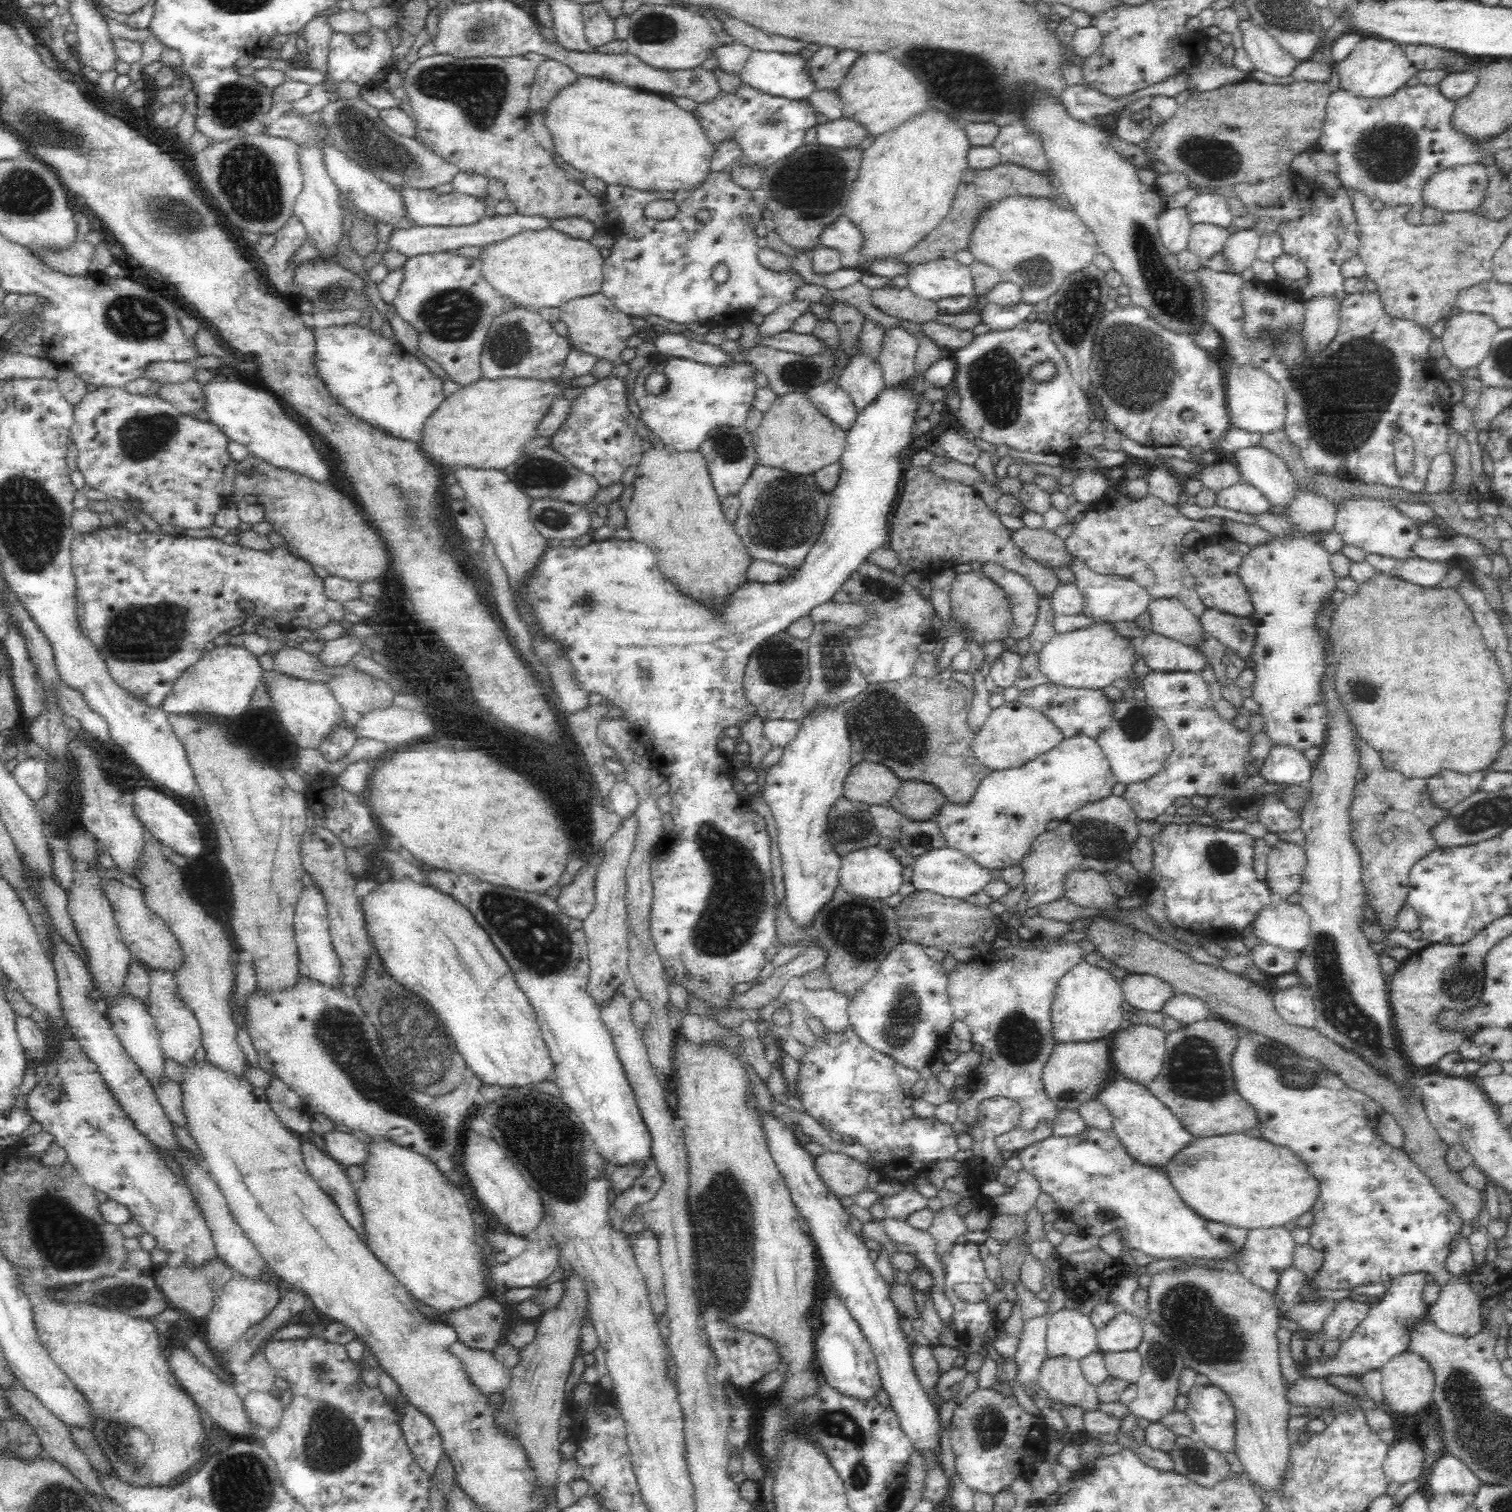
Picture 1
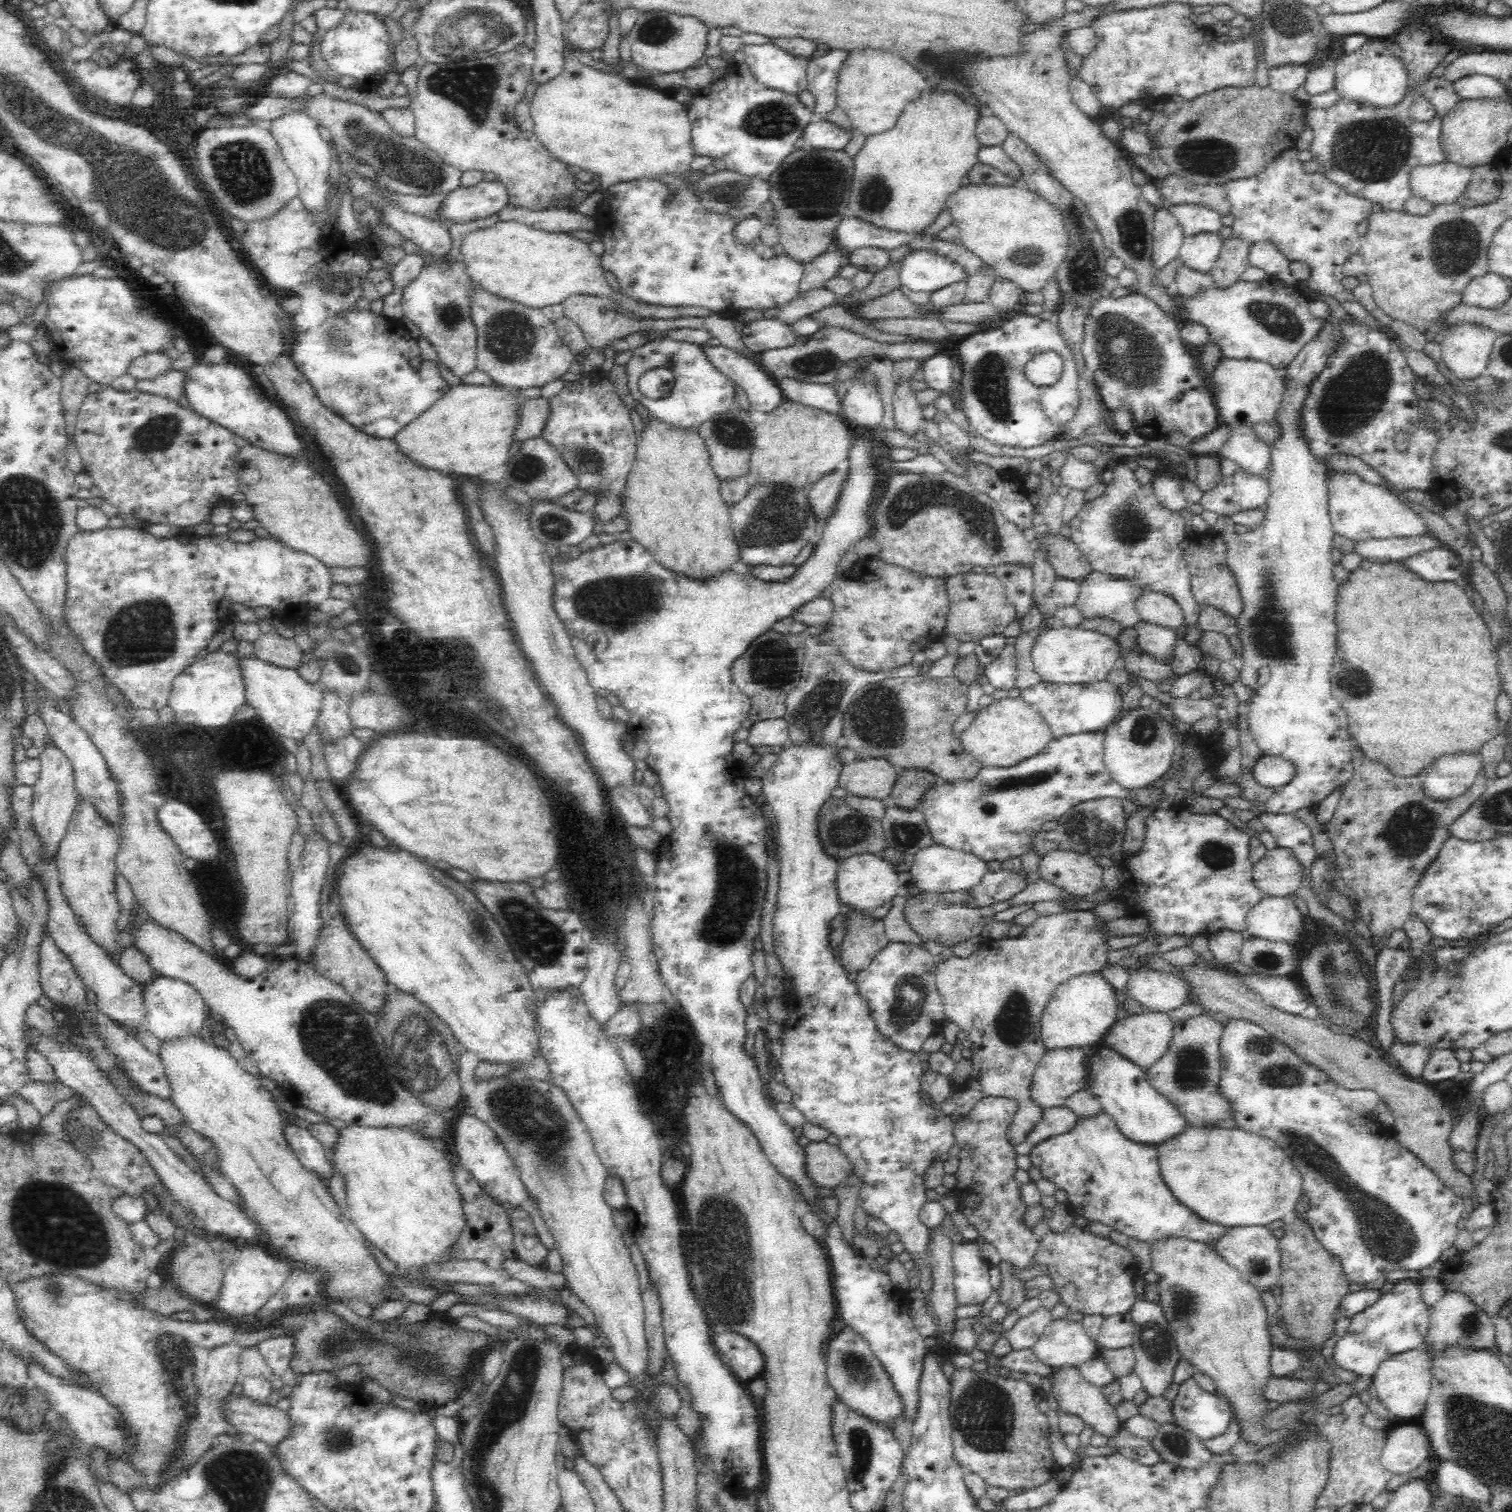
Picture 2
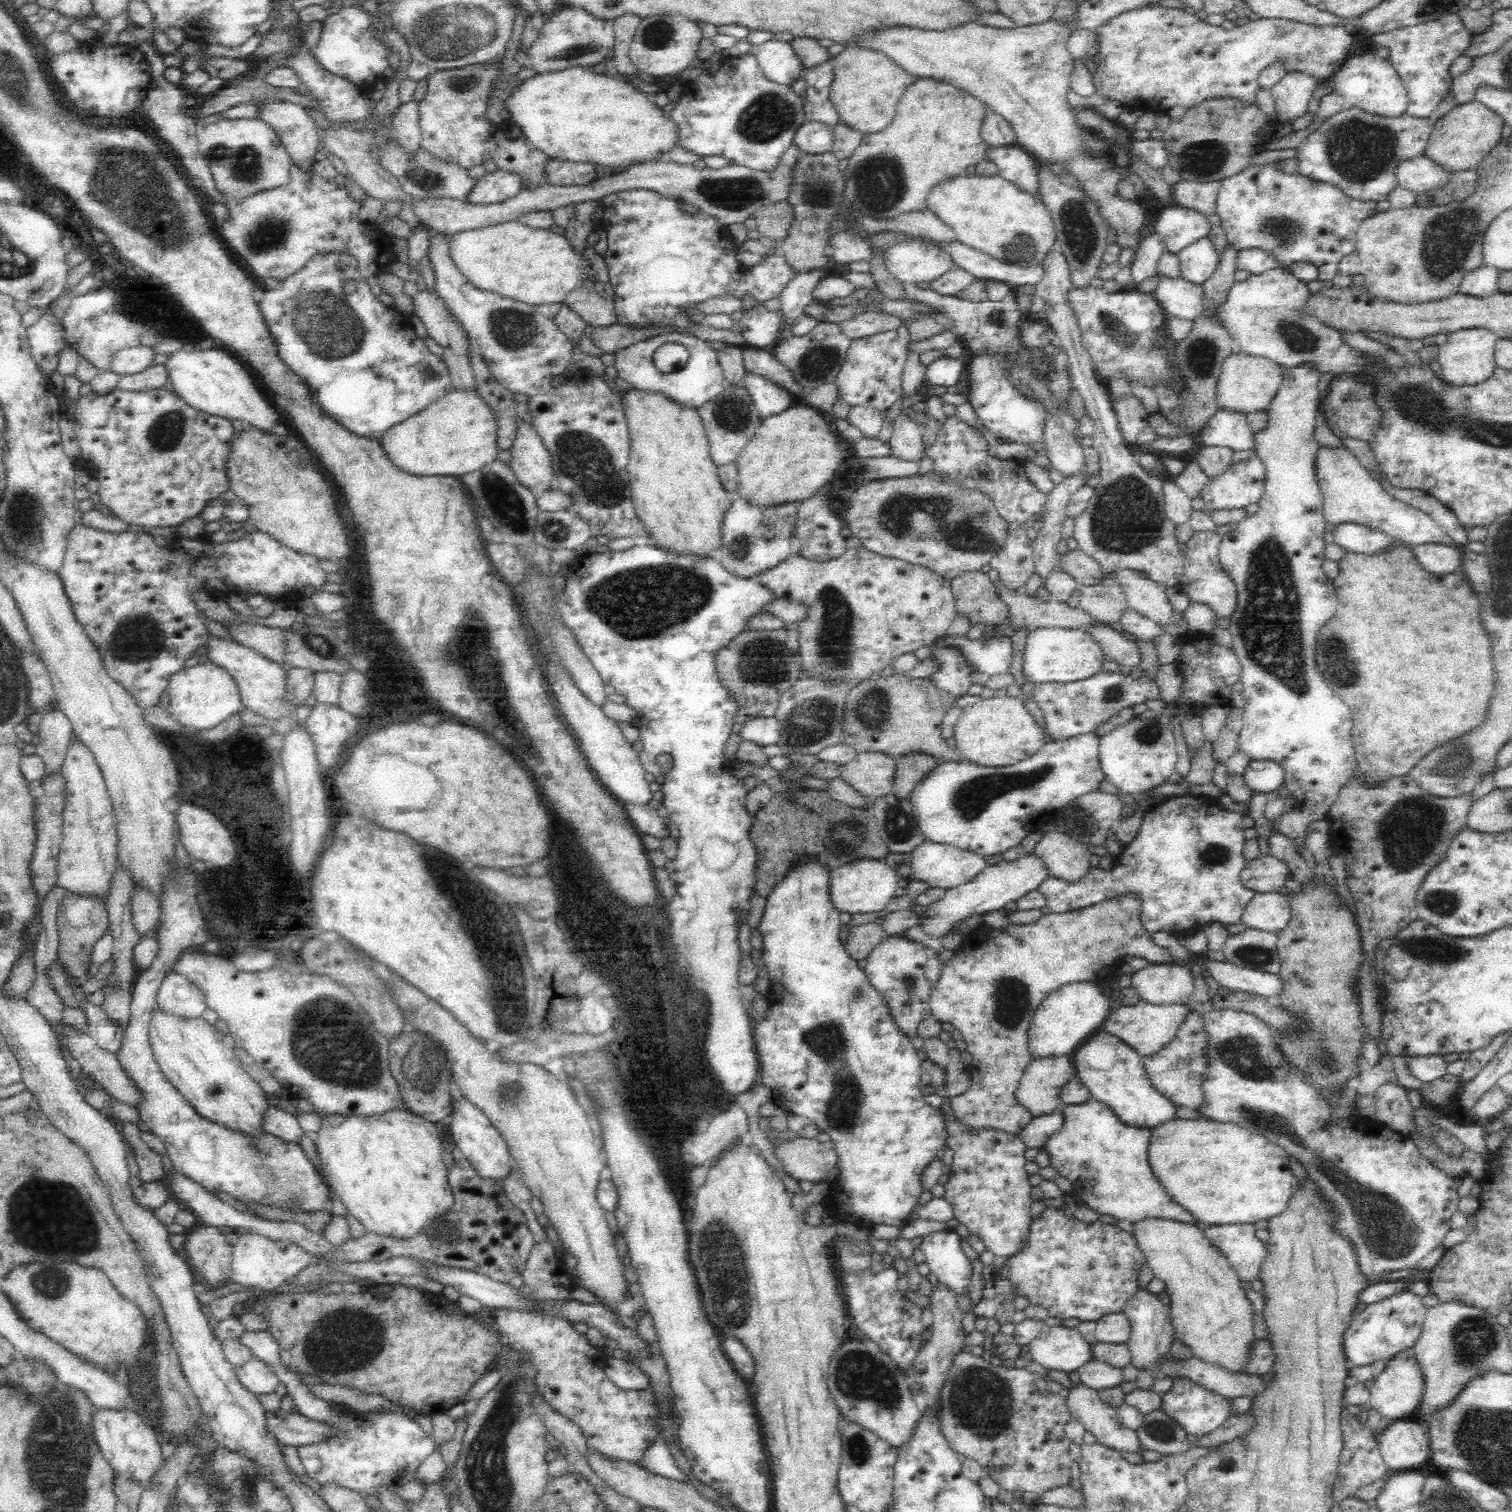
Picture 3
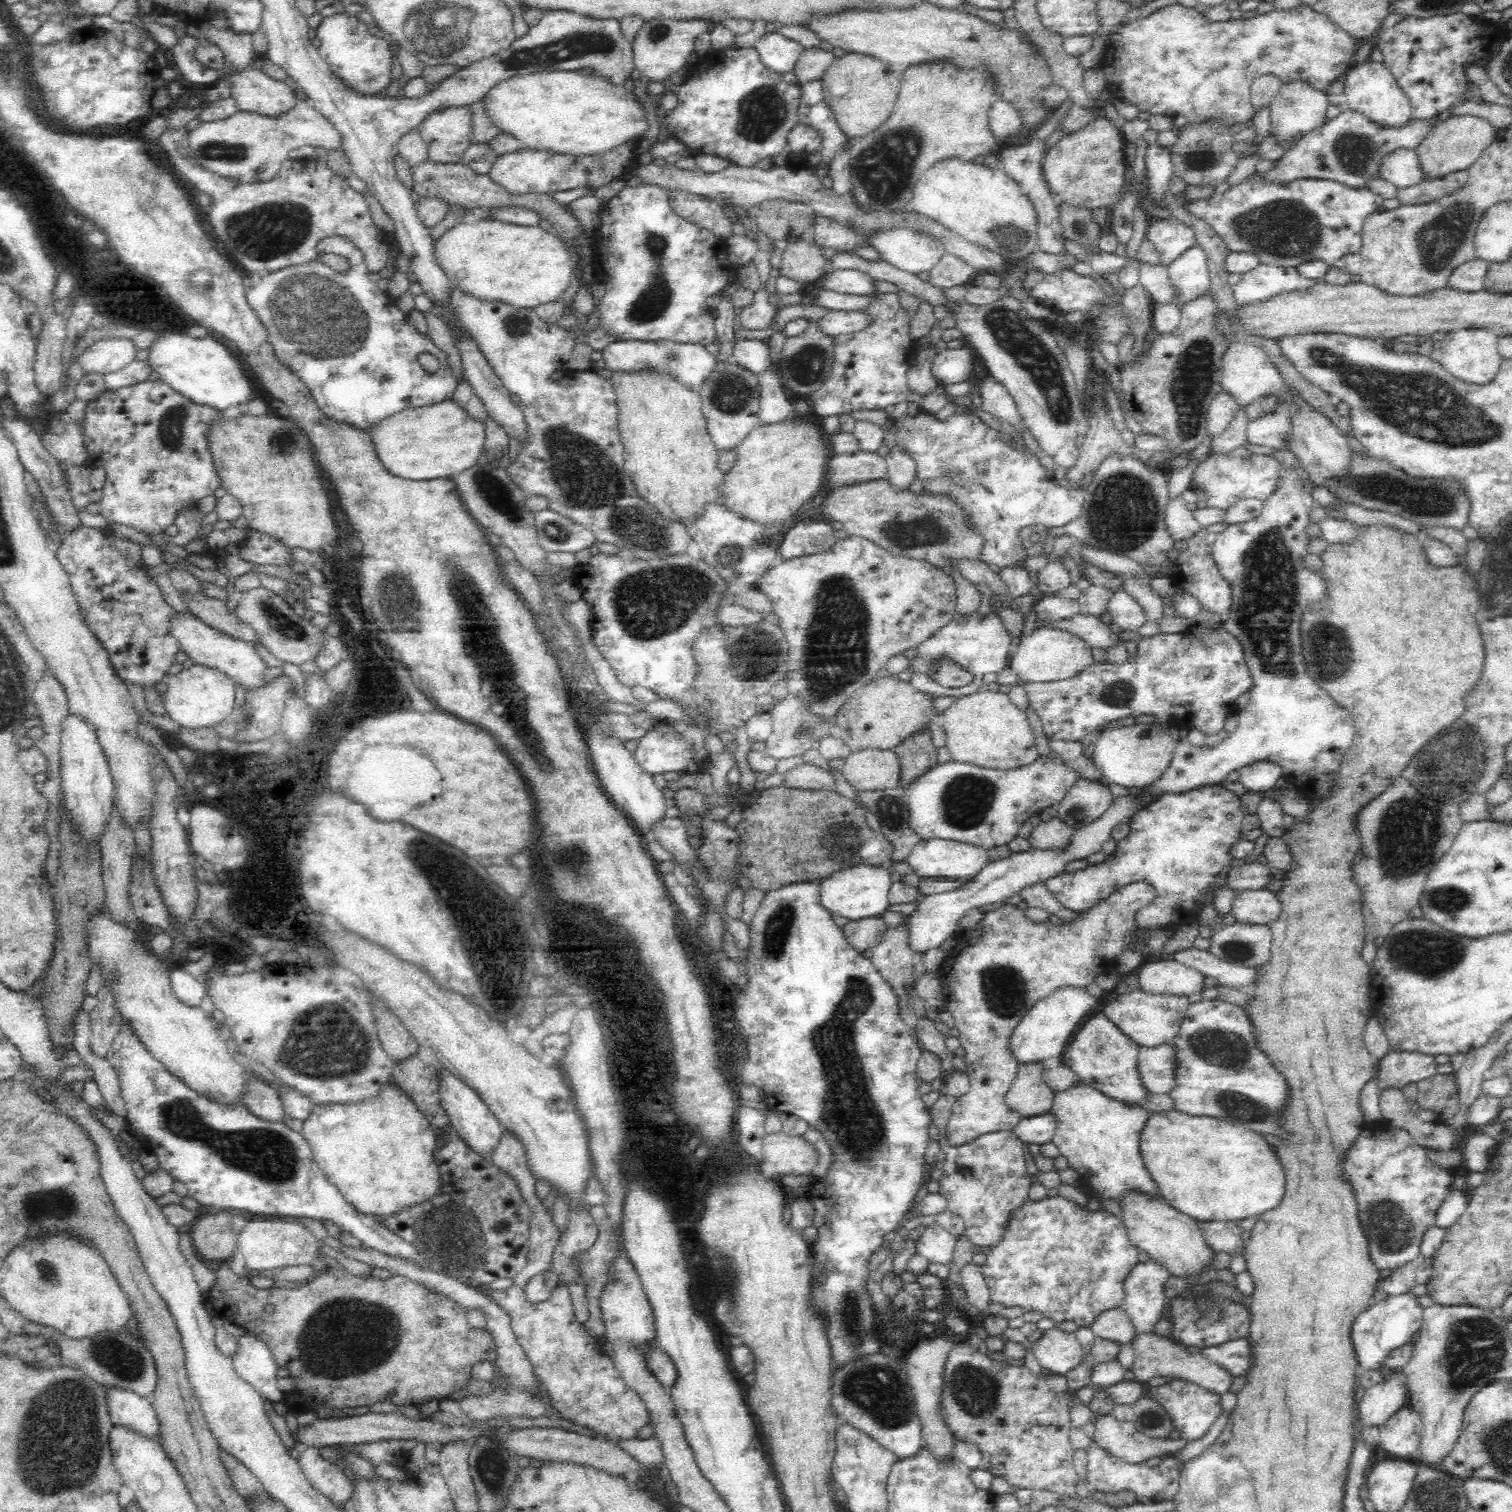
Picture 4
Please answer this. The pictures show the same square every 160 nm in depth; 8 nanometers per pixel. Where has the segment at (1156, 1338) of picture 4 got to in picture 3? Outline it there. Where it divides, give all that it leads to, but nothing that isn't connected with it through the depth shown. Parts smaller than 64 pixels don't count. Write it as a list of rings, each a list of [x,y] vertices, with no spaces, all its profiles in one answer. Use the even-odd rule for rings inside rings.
[[[1168,1352],[1165,1357],[1158,1359],[1149,1367],[1142,1367],[1135,1378],[1137,1386],[1142,1389],[1148,1389],[1154,1384],[1156,1378],[1187,1378],[1197,1384],[1203,1386],[1206,1390],[1211,1390],[1227,1399],[1234,1399],[1240,1396],[1250,1396],[1252,1398],[1258,1391],[1265,1387],[1265,1381],[1260,1375],[1243,1373],[1242,1371],[1231,1371],[1230,1369],[1220,1365],[1220,1363],[1206,1361],[1200,1357],[1192,1355],[1190,1358],[1178,1359]]]

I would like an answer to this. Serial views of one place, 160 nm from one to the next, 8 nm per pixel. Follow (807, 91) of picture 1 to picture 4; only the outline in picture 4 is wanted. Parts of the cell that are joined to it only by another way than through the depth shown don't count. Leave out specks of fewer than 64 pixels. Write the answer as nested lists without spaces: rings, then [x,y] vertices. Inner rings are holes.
[[[768,32],[756,42],[755,50],[764,65],[784,74],[792,72],[805,49],[796,40],[790,40],[780,32]]]

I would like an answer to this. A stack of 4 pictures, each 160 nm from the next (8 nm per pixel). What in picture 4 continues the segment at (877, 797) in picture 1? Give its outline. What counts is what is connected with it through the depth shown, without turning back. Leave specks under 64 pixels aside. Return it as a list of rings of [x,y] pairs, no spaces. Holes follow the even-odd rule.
[[[894,749],[859,750],[844,760],[840,772],[858,790],[884,790],[900,785],[902,765]]]

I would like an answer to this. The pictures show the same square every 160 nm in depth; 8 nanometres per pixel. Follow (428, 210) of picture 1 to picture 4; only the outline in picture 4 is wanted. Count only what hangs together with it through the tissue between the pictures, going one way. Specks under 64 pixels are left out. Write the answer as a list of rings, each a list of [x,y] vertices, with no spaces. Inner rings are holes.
[[[628,139],[613,149],[589,155],[558,154],[540,149],[520,149],[500,156],[488,174],[496,183],[512,193],[537,192],[538,194],[556,193],[572,188],[591,188],[591,190],[610,184],[612,180],[626,179],[635,175],[638,152],[638,139]]]

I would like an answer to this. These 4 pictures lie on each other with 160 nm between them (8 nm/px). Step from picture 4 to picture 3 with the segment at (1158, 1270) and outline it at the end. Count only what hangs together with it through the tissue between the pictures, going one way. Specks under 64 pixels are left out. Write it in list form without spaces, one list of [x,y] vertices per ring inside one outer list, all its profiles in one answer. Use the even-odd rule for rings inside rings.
[[[1138,1287],[1126,1301],[1122,1311],[1131,1324],[1131,1335],[1126,1343],[1131,1352],[1131,1362],[1138,1367],[1138,1370],[1142,1367],[1149,1367],[1158,1359],[1165,1357],[1173,1339],[1170,1306],[1164,1304],[1157,1293],[1148,1291],[1146,1287]]]

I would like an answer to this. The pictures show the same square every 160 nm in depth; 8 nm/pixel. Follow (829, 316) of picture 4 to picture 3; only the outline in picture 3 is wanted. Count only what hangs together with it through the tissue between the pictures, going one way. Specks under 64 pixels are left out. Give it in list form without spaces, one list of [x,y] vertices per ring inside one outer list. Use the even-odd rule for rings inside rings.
[[[862,311],[840,321],[837,325],[844,336],[854,340],[880,331],[895,329],[900,321],[900,318],[891,314]]]

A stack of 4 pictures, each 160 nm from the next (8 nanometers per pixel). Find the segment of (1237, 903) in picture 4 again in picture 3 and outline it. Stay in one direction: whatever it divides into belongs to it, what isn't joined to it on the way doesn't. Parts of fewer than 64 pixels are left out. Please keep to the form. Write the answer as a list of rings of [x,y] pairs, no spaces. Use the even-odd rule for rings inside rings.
[[[1276,892],[1254,893],[1246,903],[1240,922],[1247,928],[1274,931],[1282,930],[1291,917],[1291,908],[1286,896]]]

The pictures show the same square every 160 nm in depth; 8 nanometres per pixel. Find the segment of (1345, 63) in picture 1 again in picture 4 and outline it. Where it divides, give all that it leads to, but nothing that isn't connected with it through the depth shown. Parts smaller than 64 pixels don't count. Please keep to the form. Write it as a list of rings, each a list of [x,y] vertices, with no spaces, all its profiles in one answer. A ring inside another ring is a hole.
[[[1366,59],[1362,64],[1354,64],[1346,74],[1343,93],[1347,96],[1345,107],[1360,112],[1380,126],[1402,128],[1411,120],[1409,98],[1382,62]]]

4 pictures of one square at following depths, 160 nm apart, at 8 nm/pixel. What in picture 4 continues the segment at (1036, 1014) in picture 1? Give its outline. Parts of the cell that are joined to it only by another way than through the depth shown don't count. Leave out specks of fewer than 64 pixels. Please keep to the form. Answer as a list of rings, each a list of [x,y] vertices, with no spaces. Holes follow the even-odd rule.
[[[1140,881],[1135,883],[1127,884],[1126,886],[1120,887],[1114,894],[1111,894],[1106,898],[1106,900],[1096,904],[1092,910],[1088,912],[1082,911],[1082,916],[1076,918],[1074,922],[1064,921],[1061,925],[1054,925],[1049,920],[1034,923],[1030,921],[1025,915],[1024,910],[1020,910],[1017,905],[1014,904],[1002,904],[1000,908],[996,910],[984,911],[984,916],[977,923],[978,925],[974,930],[967,930],[963,932],[958,932],[957,934],[957,945],[952,950],[952,958],[950,958],[950,969],[946,974],[942,976],[941,985],[944,991],[944,1007],[943,1009],[950,1012],[955,1020],[954,1033],[956,1037],[961,1041],[961,1047],[966,1051],[965,1062],[967,1065],[966,1075],[969,1077],[969,1091],[960,1096],[955,1101],[954,1108],[952,1108],[952,1116],[946,1125],[946,1142],[950,1146],[960,1146],[964,1143],[970,1142],[972,1139],[980,1136],[980,1134],[986,1134],[997,1130],[1011,1130],[1011,1128],[1021,1119],[1019,1114],[1014,1113],[1003,1103],[1003,1096],[1007,1090],[1010,1090],[1011,1084],[1016,1078],[1016,1074],[1019,1070],[1020,1064],[1014,1061],[1012,1053],[1008,1048],[1008,1039],[1010,1038],[1010,1033],[1012,1029],[1015,1028],[1018,1021],[1032,1008],[1034,1002],[1038,1002],[1042,998],[1052,994],[1057,989],[1062,989],[1066,987],[1086,987],[1087,985],[1094,982],[1096,977],[1103,972],[1103,968],[1107,962],[1112,961],[1114,956],[1118,956],[1124,946],[1128,946],[1130,940],[1134,940],[1134,930],[1136,930],[1135,924],[1135,912],[1150,904],[1156,898],[1156,889],[1154,885],[1146,881]]]

